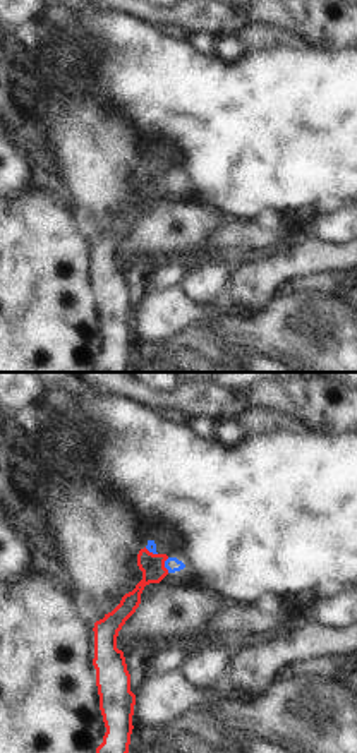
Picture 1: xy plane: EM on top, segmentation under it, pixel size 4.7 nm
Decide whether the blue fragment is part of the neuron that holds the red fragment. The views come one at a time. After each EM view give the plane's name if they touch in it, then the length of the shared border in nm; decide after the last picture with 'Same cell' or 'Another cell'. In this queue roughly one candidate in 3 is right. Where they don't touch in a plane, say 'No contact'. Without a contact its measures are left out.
Touches red in xy. Shared border 70 nm

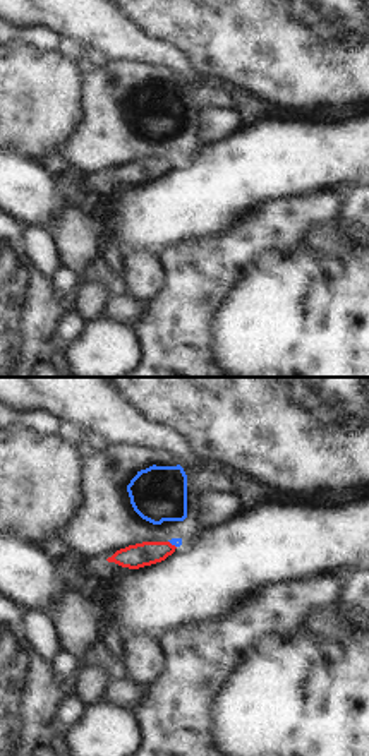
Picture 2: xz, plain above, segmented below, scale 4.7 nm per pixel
Touches red in xz. Shared border 50 nm

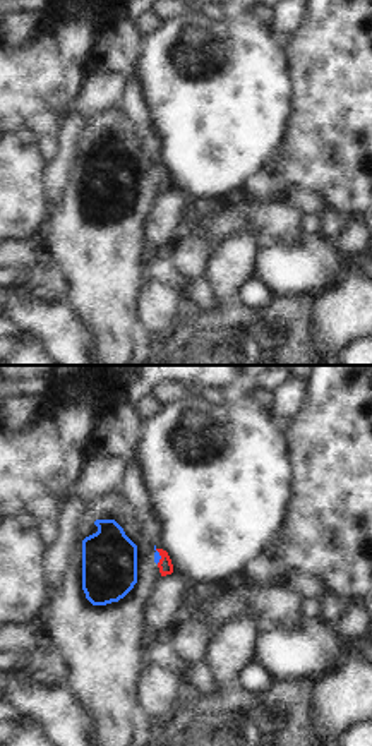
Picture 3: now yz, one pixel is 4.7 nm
Touches red in yz. Shared border 70 nm

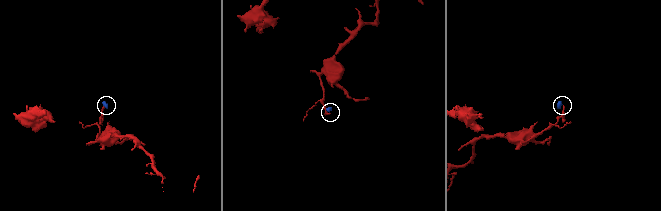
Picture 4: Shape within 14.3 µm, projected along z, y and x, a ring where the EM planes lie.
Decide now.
Another cell

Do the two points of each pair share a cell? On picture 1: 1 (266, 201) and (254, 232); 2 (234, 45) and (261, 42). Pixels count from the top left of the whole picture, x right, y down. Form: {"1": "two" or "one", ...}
{"1": "two", "2": "two"}

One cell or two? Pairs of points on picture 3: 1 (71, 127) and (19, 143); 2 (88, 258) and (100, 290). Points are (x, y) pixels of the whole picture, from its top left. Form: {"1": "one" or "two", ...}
{"1": "two", "2": "one"}

